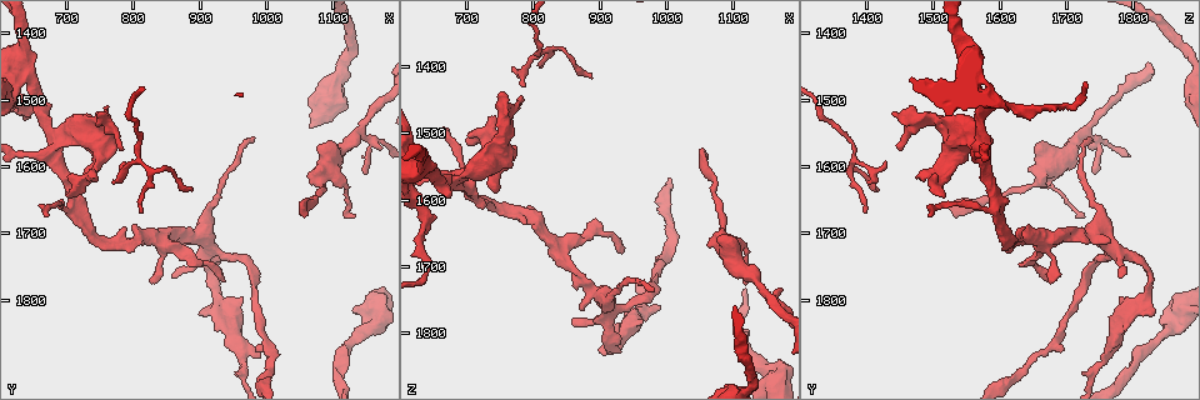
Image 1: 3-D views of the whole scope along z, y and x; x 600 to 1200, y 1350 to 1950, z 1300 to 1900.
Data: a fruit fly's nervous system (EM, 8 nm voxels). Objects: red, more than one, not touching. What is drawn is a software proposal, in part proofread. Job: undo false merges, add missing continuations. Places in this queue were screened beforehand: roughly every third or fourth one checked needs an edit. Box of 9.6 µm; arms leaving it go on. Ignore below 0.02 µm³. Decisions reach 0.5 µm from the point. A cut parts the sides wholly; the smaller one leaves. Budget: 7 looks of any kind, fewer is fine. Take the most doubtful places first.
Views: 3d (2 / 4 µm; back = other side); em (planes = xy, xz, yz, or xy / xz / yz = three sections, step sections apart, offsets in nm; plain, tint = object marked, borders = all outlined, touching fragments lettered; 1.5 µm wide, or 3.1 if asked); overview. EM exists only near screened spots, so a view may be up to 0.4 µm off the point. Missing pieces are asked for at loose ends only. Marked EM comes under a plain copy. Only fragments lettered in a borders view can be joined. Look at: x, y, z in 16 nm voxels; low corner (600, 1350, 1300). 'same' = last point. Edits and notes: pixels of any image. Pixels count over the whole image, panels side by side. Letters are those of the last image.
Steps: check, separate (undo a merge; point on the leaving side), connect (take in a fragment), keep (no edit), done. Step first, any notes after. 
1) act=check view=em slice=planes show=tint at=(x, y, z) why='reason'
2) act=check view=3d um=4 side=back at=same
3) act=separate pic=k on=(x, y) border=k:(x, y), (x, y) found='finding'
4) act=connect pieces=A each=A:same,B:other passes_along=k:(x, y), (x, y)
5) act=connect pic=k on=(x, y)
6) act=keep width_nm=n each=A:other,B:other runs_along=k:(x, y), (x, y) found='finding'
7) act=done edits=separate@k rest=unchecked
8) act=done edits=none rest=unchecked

act=check view=em slice=planes show=borders at=(700, 1645, 1515)

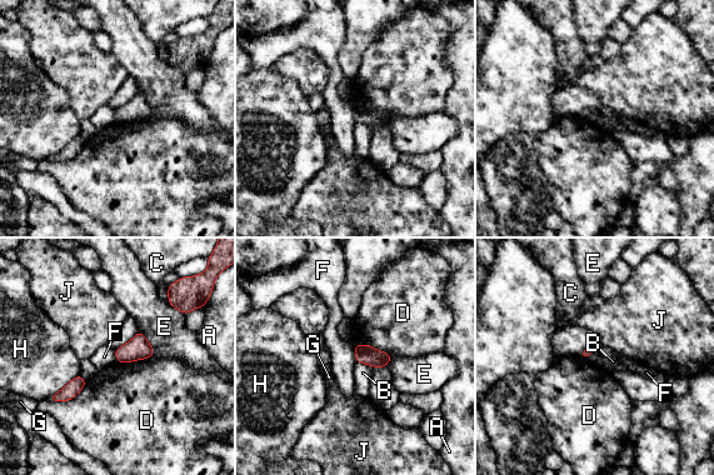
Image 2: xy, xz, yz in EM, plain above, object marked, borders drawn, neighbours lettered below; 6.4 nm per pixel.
act=keep longest_contact=D:280nm each=A:other,B:other,C:other,D:other,E:other,F:other,G:other,H:other,J:other found='no lettered fragment goes on from it'

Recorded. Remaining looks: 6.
act=check view=em slice=xy step=4 show=borders at=(1055, 1655, 1525) why='end of a long branch'

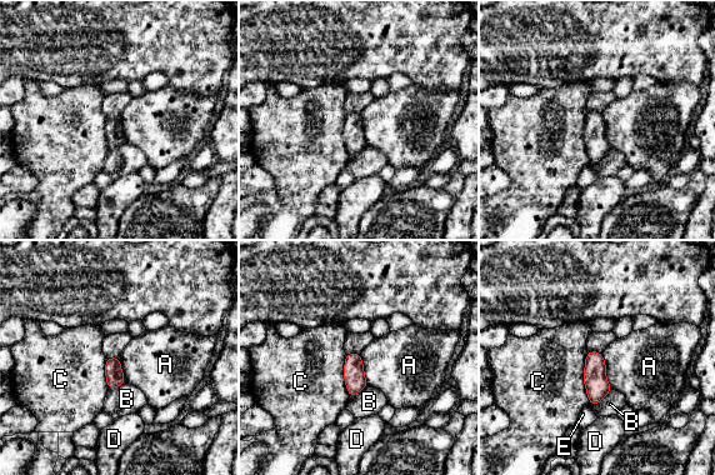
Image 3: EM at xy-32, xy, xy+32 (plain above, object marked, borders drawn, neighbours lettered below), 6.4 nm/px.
act=keep width_nm=110 each=A:other,B:other,C:other,D:other,E:other border=3:(600, 353), (611, 389) found='no lettered fragment goes on from it'

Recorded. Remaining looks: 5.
act=check view=3d um=4 at=(855, 1770, 1785) why='free end'

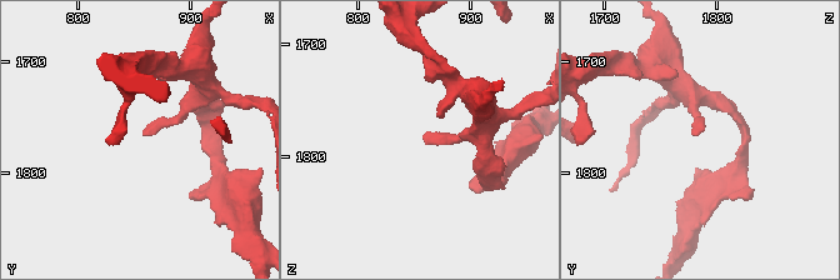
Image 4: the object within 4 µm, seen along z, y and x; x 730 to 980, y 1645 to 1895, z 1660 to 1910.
act=check view=em slice=planes show=tint at=(858, 1768, 1784) why='shape alone is not enough'

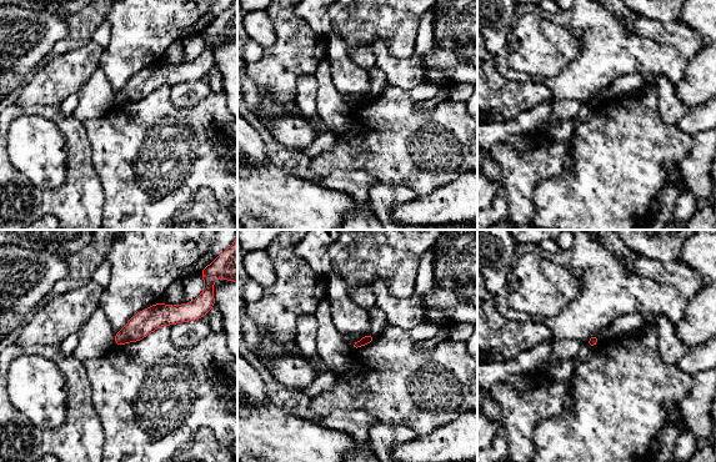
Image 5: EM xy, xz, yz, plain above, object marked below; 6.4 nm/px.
act=check view=em slice=planes show=borders at=same

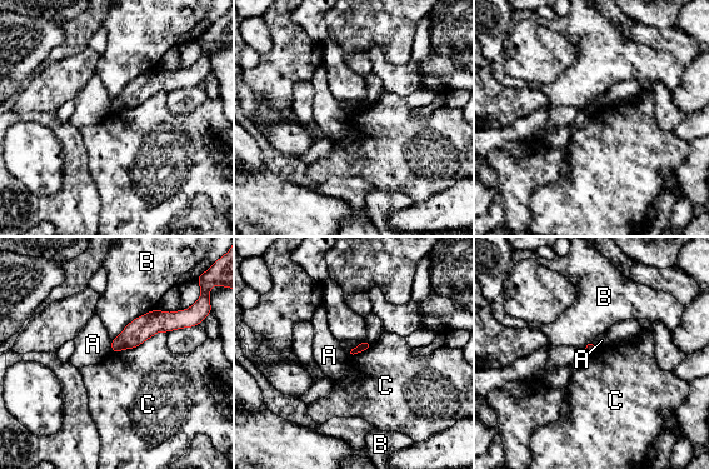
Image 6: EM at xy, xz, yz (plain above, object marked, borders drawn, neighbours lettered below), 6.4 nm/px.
act=keep each=A:other,B:other,C:other runs_along=6:(180, 323), (150, 323), (114, 348) found='no lettered fragment goes on from it'

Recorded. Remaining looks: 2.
act=done edits=none rest=unchecked

